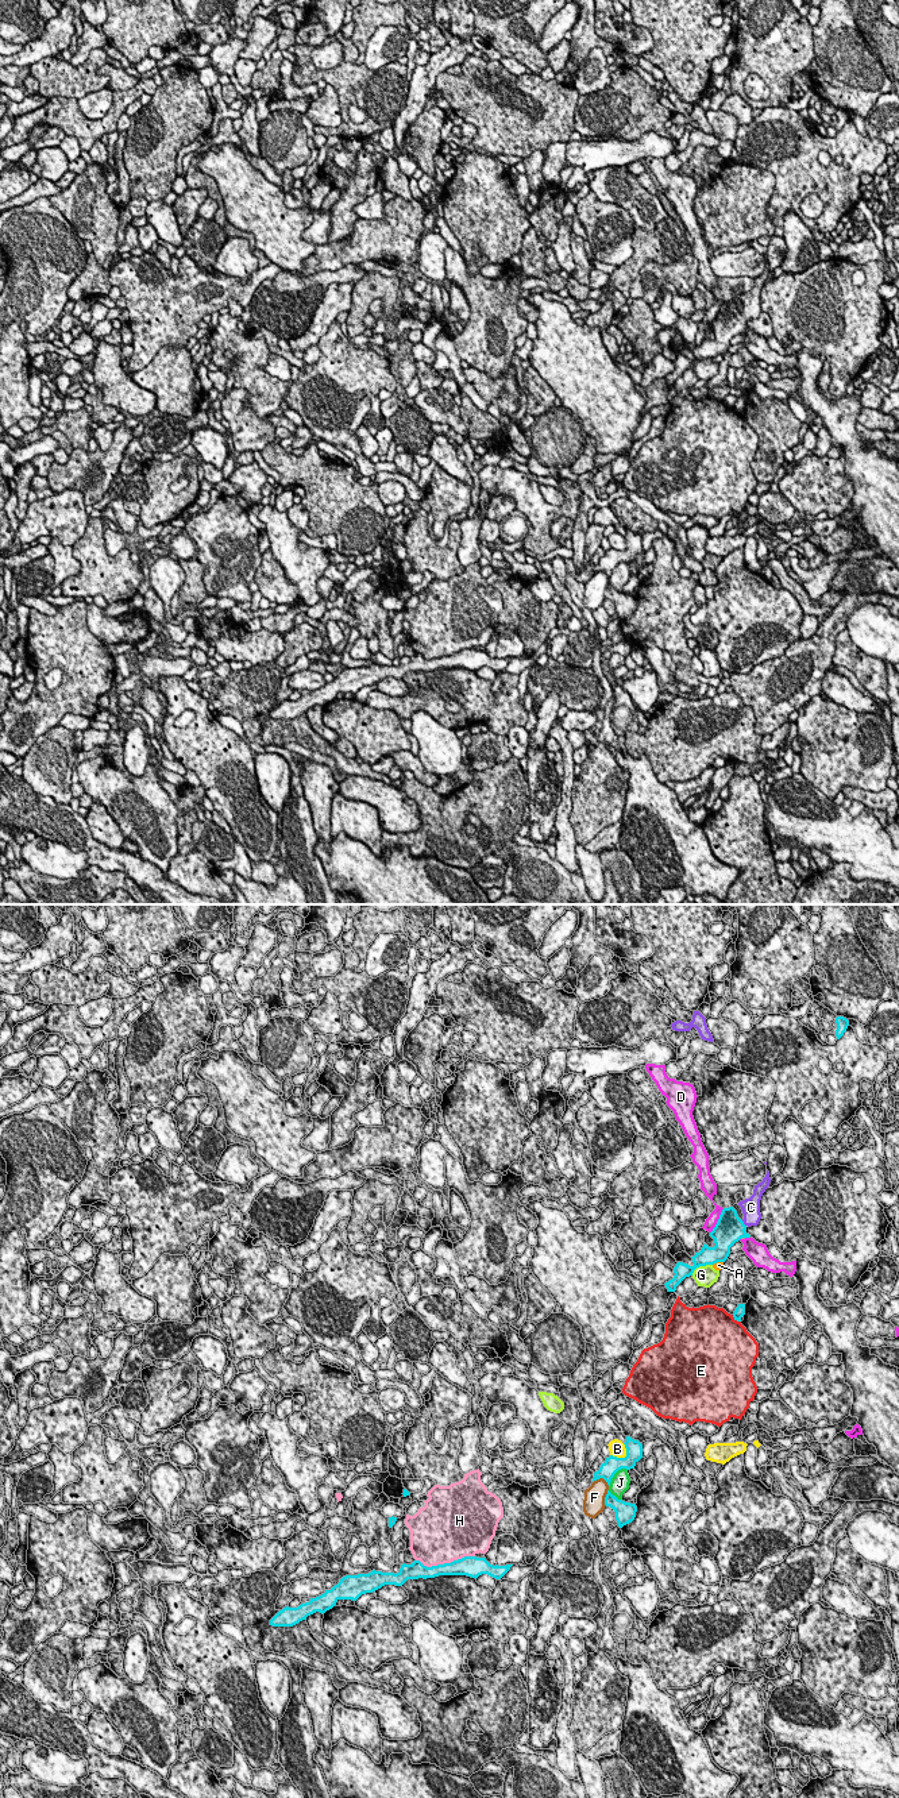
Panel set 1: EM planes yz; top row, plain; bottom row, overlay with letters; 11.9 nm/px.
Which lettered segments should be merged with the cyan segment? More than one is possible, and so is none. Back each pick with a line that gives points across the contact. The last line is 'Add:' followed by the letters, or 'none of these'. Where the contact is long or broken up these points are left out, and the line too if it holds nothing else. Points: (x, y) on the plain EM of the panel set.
C: runs through yz (729, 321), (743, 316), (751, 308), (751, 300)
Add: C

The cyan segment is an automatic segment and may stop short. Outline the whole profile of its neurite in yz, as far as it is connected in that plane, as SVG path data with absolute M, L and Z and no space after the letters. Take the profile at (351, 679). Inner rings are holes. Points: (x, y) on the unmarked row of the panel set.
M464 649L451 656L432 660L424 659L420 653L414 653L412 657L404 656L397 667L373 663L369 667L346 668L331 683L325 683L324 687L310 691L309 695L301 697L297 701L283 701L270 713L270 718L293 719L316 705L324 707L339 692L356 694L362 687L373 686L385 678L402 679L408 672L427 672L439 668L467 668L476 672L479 668L487 667L495 672L501 672L512 659L493 659L486 651Z

